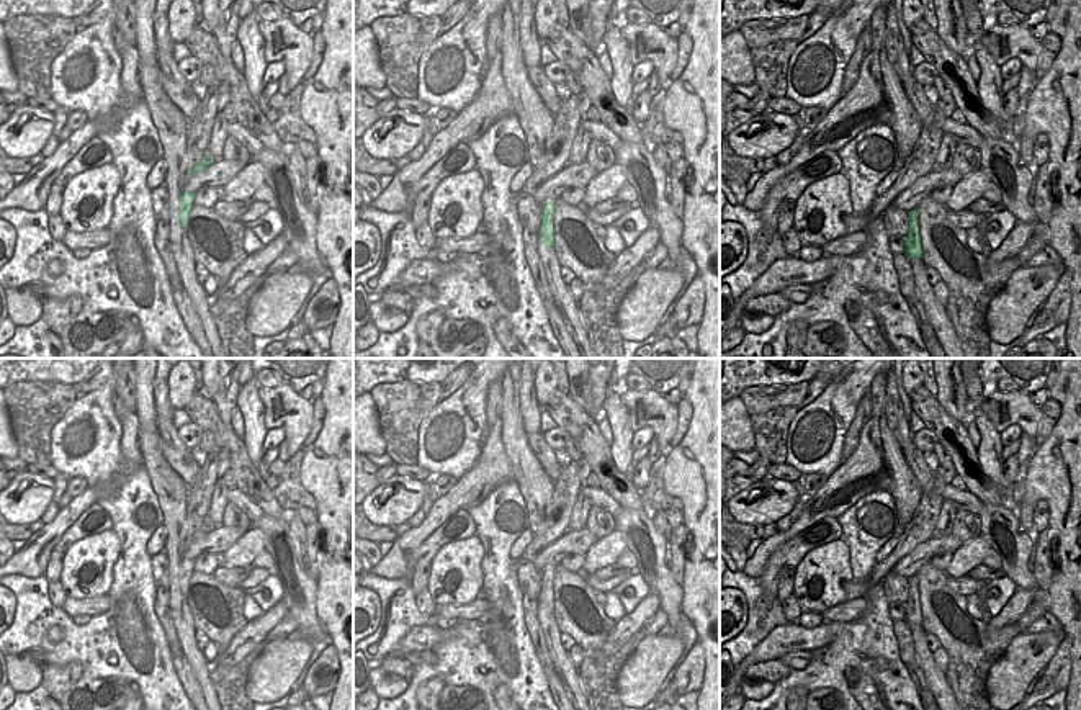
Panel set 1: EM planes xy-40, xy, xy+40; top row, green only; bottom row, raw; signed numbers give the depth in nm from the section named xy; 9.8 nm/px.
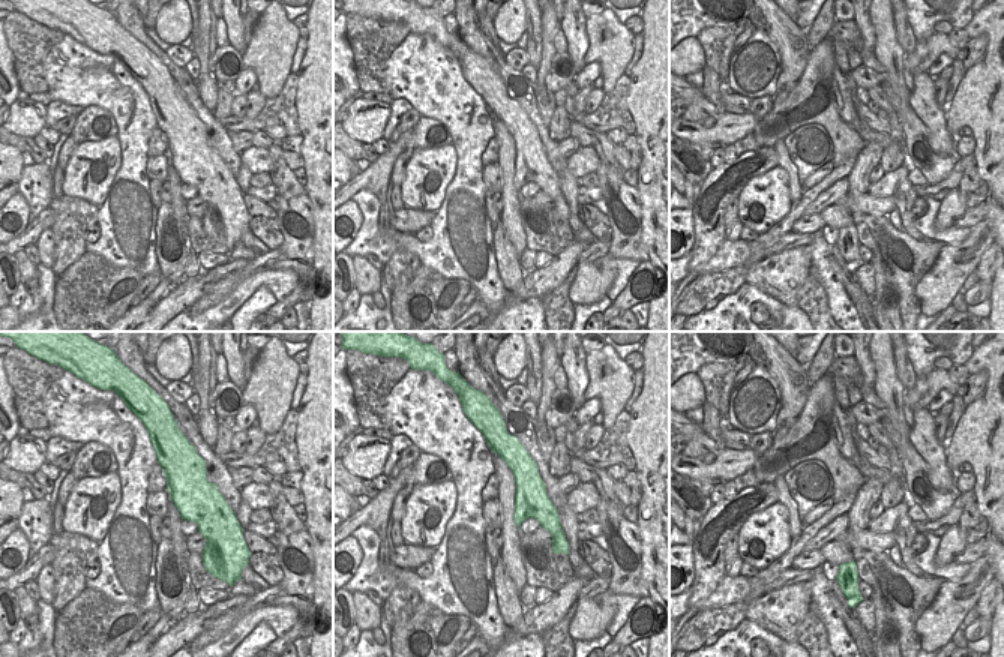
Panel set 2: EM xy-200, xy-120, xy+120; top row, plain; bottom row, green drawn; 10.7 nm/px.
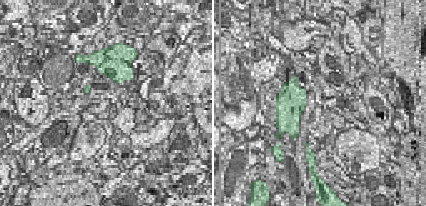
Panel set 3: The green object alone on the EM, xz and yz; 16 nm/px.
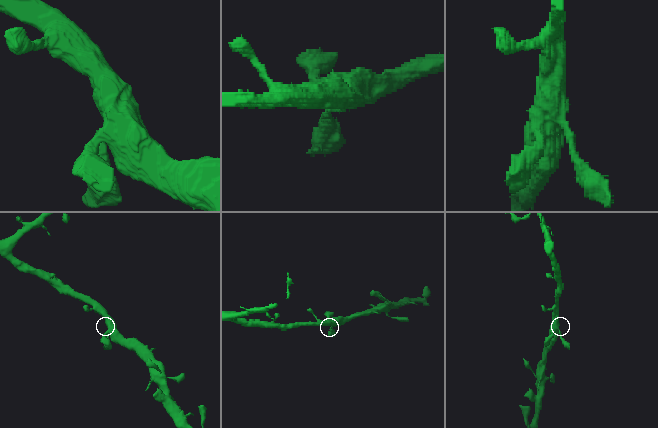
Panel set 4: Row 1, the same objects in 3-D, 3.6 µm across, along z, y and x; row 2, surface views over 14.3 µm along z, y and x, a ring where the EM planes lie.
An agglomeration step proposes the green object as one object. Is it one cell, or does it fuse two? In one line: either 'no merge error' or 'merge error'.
no merge error

